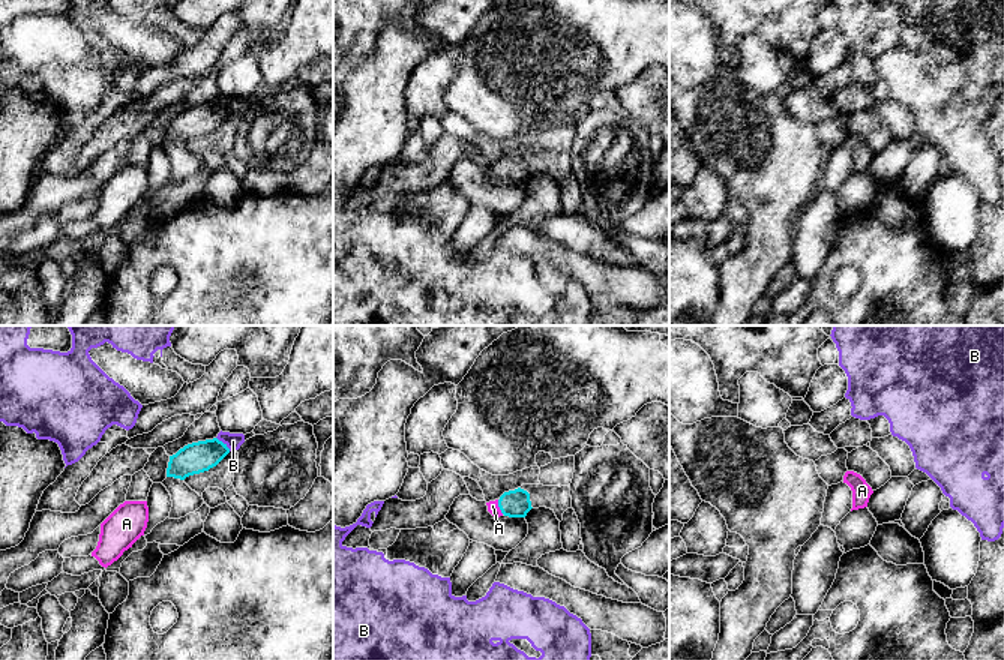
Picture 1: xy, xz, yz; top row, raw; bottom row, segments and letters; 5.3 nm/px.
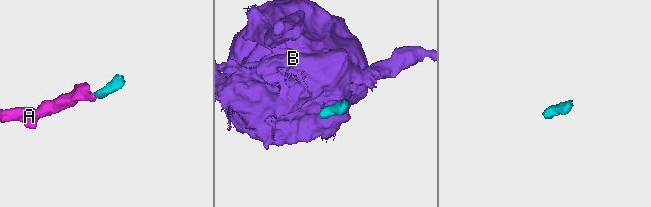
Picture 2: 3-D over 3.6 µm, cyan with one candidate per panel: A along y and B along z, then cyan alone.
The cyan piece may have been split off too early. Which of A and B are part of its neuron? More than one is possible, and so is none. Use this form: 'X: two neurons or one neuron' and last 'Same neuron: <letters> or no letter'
A: one neuron
B: two neurons
Same neuron: A

